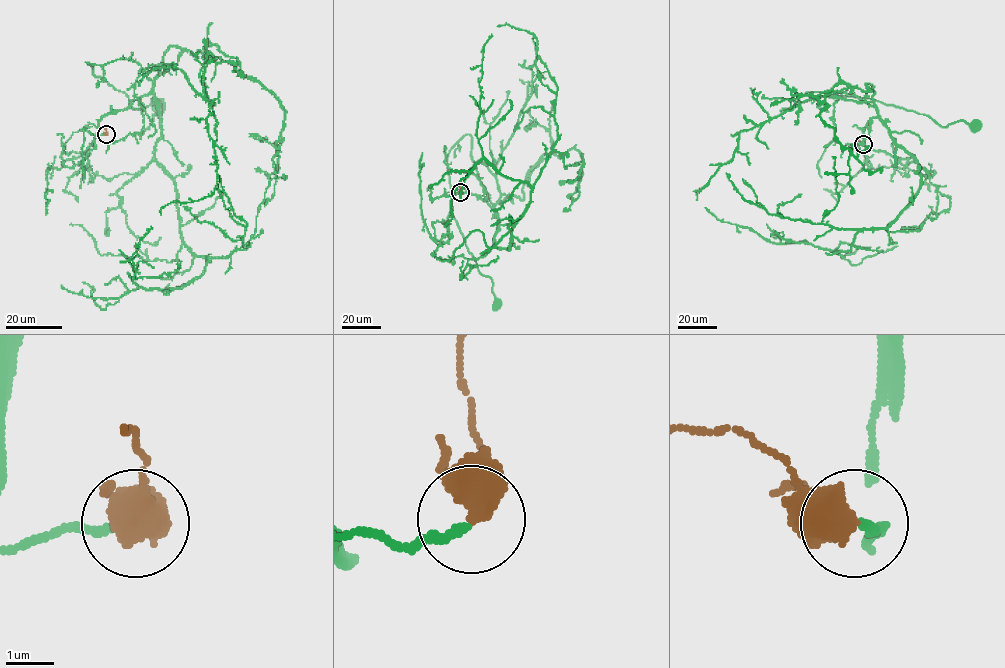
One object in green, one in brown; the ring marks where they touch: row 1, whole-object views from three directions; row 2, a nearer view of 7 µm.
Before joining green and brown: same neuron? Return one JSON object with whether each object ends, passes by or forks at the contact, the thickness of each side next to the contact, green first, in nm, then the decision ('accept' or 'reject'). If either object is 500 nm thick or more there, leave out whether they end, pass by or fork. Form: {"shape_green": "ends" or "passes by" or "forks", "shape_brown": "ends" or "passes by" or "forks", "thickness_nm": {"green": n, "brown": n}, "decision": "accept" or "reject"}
{"shape_green": "ends", "shape_brown": "passes by", "thickness_nm": {"green": 180, "brown": 480}, "decision": "accept"}

